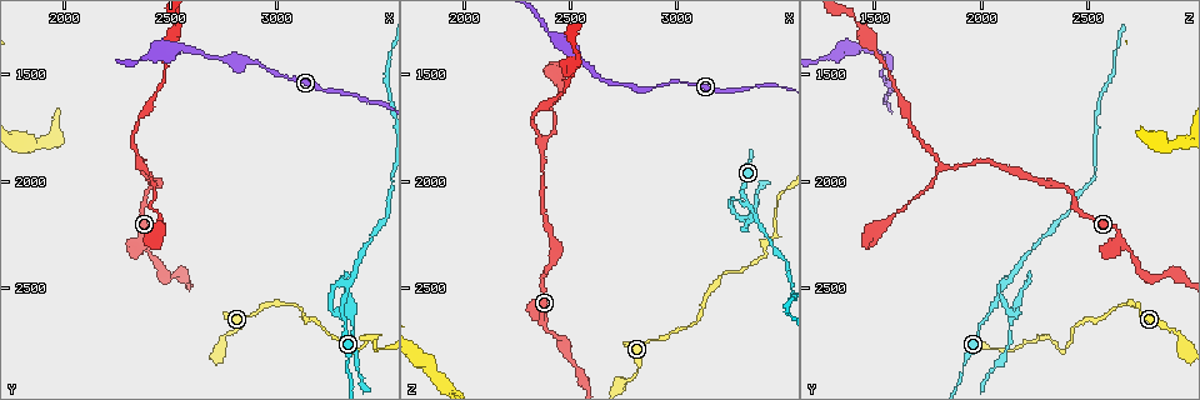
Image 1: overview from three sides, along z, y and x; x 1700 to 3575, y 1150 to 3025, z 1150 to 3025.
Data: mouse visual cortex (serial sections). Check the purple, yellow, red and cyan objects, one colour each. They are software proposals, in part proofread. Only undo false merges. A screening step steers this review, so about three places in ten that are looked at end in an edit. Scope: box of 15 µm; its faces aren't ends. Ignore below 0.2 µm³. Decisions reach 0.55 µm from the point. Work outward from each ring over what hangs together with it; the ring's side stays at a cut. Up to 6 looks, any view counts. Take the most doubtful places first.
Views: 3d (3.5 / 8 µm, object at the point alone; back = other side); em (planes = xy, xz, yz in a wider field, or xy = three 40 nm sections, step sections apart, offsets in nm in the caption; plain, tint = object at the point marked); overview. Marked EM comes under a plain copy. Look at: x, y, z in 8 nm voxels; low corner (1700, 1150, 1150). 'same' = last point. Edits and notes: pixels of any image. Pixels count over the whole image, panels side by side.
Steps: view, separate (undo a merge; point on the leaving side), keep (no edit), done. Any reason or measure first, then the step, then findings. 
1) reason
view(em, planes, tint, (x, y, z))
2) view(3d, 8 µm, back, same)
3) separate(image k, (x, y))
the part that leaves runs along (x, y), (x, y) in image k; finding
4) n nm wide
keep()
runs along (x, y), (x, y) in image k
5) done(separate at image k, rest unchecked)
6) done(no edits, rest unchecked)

abrupt turn
view(3d, 3.5 µm, (3330, 2490, 2100))

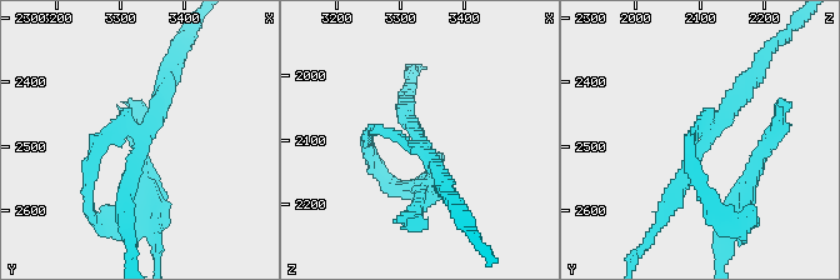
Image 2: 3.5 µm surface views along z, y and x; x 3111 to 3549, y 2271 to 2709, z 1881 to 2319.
view(em, planes, tint, (3335, 2490, 2110))

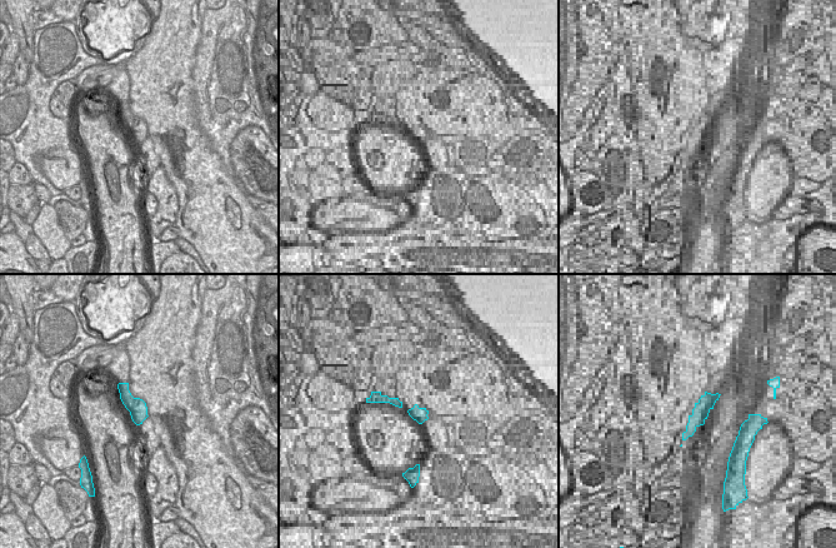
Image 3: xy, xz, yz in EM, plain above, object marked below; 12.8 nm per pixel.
240 nm wide
separate(image 2, (96, 143))
the part that leaves runs along (131, 129), (96, 144), (89, 213) in image 2; two cells meet here

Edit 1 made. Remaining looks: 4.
view(overview)

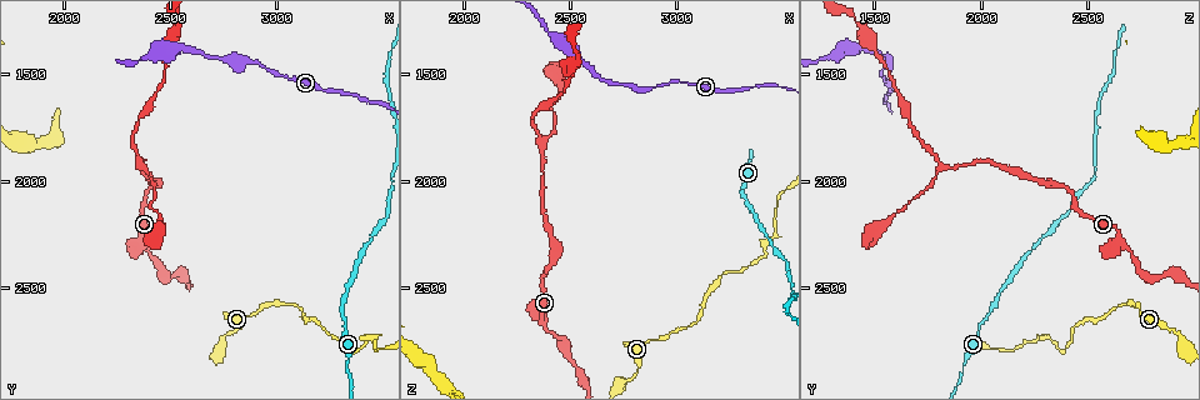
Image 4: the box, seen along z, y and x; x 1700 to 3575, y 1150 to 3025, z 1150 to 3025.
sharp bend
view(3d, 3.5 µm, (3380, 2790, 2370))

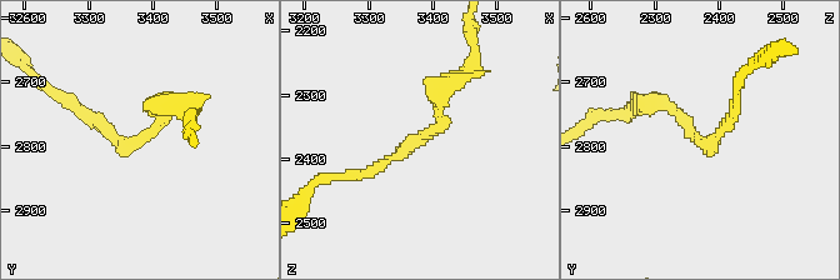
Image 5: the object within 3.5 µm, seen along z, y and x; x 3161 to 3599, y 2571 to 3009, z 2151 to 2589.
keep()
runs along (349, 176), (436, 129), (440, 86) in image 5; all the same cell

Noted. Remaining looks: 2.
view(em, xy, step 1, tint, (2360, 1940, 1820))

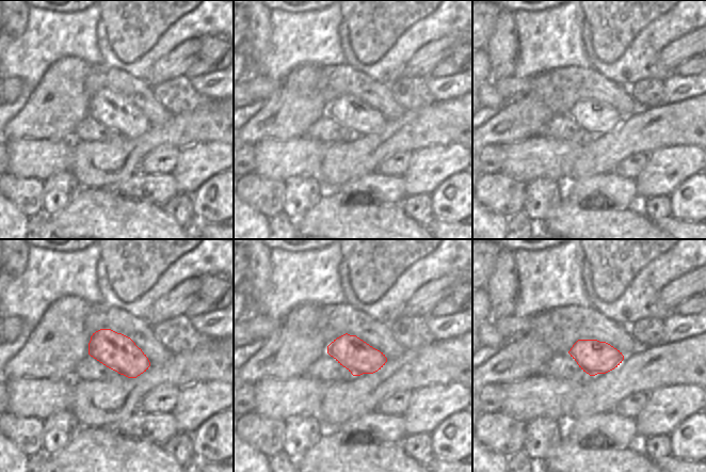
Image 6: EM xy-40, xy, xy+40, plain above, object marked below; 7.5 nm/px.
view(3d, 3.5 µm, same)

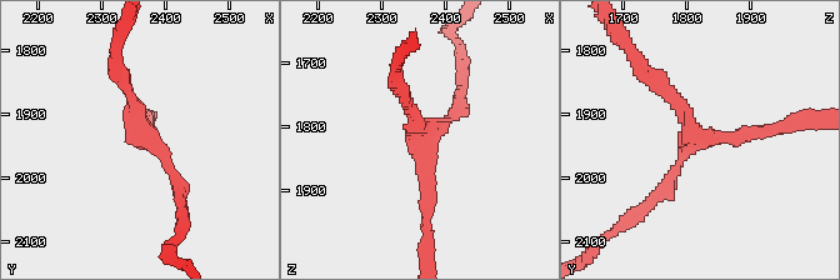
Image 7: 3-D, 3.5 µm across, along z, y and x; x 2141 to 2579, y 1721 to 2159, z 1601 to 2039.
240 nm wide
keep()
runs along (778, 128), (698, 139), (650, 78) in image 7; continuous, no second cell

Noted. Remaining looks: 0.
done(separate at image 2, rest unchecked)

